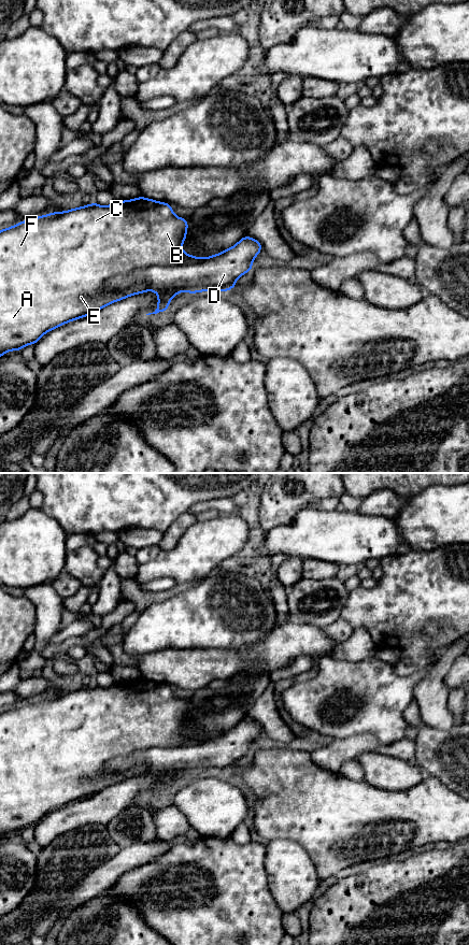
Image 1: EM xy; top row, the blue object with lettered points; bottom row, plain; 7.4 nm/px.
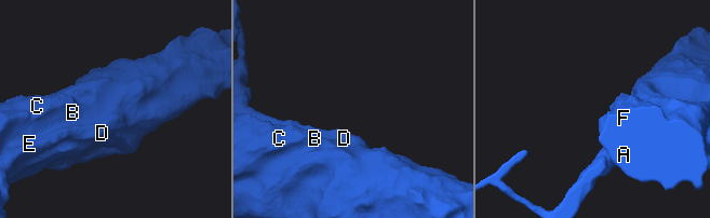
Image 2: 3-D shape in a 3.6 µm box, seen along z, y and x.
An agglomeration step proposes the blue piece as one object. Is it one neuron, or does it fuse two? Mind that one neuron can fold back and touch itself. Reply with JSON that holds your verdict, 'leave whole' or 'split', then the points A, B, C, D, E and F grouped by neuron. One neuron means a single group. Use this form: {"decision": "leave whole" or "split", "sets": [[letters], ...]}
{"decision": "leave whole", "sets": [["A", "B", "C", "D", "E", "F"]]}

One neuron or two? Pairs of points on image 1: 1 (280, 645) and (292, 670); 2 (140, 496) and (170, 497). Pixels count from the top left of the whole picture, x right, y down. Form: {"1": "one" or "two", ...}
{"1": "two", "2": "one"}

